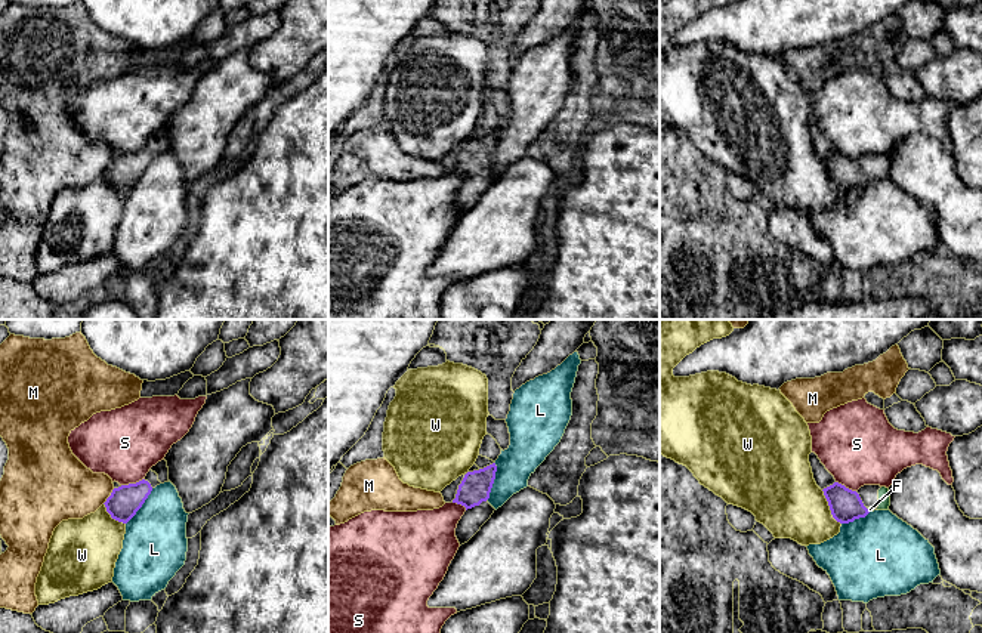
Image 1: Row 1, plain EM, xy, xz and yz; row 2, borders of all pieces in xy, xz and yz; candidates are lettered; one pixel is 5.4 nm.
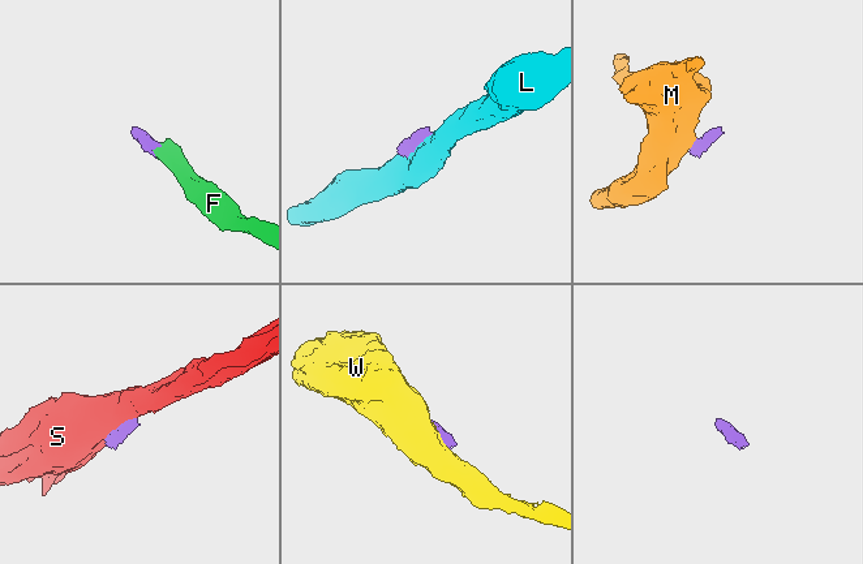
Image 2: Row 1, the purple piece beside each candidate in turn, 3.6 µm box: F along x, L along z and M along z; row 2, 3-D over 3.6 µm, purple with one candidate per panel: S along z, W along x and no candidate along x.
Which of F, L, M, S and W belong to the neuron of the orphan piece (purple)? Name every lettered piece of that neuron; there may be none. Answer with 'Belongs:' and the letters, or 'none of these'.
Belongs: F

